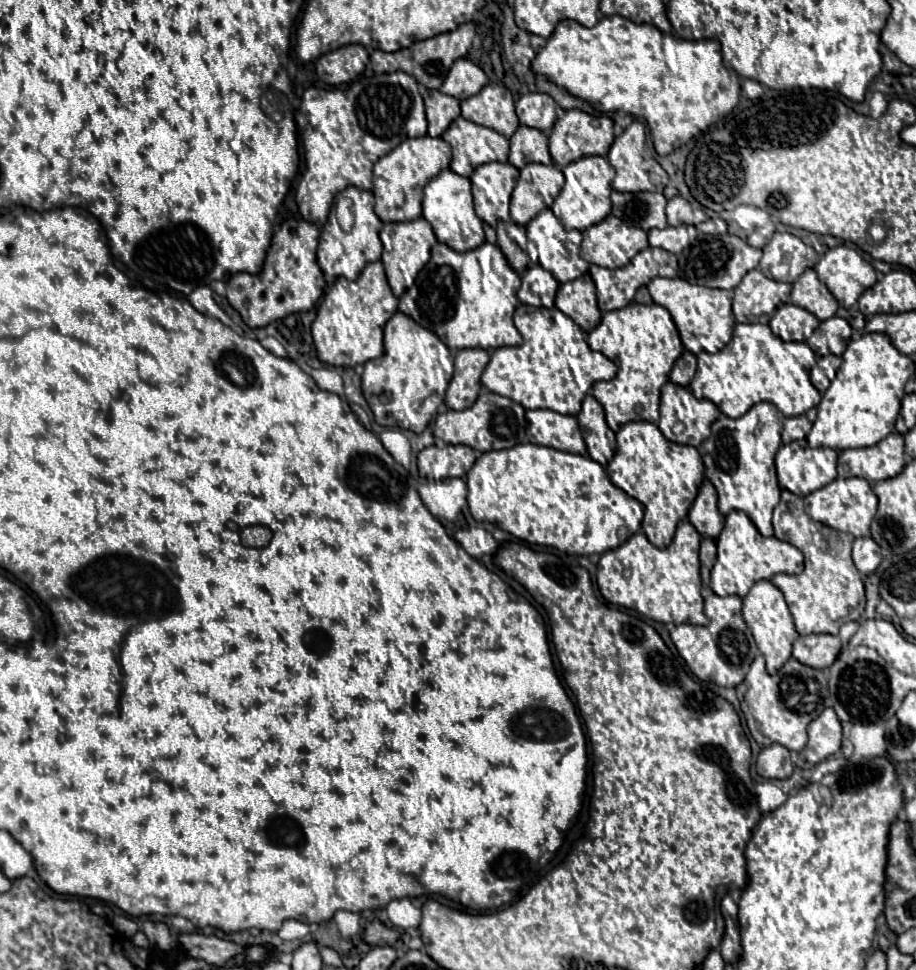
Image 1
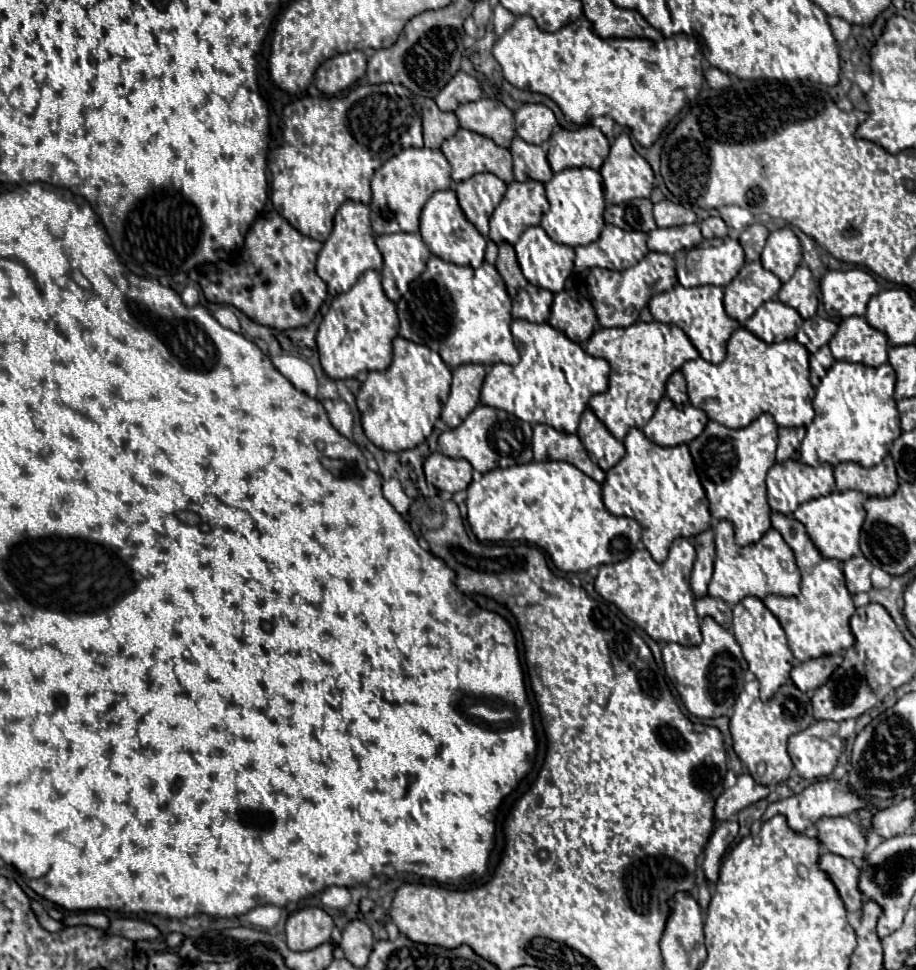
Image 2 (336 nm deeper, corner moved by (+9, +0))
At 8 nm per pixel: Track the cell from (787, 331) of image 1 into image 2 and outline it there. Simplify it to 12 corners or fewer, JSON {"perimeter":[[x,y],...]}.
{"perimeter":[[776,299],[746,329],[766,343],[794,339],[802,317]]}

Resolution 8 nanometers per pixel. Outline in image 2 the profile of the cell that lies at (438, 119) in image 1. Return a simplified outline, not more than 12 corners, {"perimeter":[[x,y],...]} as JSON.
{"perimeter":[[432,99],[422,107],[424,147],[440,149],[460,129]]}

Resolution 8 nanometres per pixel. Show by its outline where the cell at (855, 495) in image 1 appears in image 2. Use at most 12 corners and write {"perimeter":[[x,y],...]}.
{"perimeter":[[858,491],[806,501],[794,517],[822,557],[860,553]]}

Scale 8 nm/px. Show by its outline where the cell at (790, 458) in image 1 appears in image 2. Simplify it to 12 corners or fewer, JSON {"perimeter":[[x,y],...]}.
{"perimeter":[[776,463],[766,475],[770,509],[798,505],[836,489],[830,463]]}

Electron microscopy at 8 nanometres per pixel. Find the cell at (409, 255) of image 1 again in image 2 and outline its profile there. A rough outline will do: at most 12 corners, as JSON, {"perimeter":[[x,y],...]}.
{"perimeter":[[420,233],[378,235],[384,293],[396,303],[432,253]]}

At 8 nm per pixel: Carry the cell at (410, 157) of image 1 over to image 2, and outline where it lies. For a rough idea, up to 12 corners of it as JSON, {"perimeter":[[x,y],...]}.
{"perimeter":[[404,149],[372,177],[374,233],[416,233],[450,189],[440,149]]}

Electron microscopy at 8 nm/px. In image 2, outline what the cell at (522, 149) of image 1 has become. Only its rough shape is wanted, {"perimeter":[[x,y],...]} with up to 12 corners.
{"perimeter":[[516,137],[514,157],[516,181],[552,179],[546,151]]}

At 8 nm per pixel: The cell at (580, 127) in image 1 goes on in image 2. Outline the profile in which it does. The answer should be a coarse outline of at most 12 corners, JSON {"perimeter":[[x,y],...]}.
{"perimeter":[[598,127],[560,129],[548,141],[554,173],[600,169],[608,139]]}

